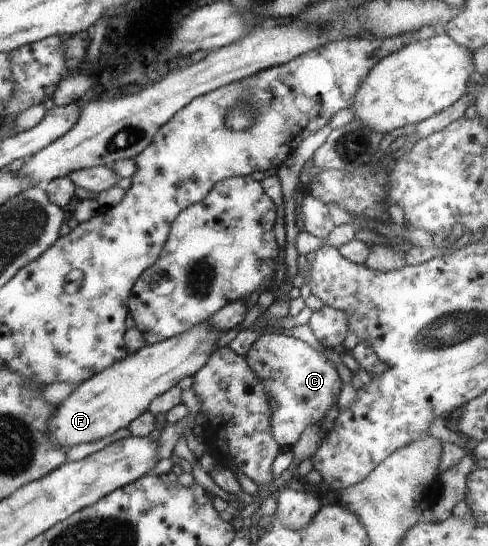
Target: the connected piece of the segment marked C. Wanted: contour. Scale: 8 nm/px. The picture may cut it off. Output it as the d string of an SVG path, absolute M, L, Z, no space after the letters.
M270 331L256 339L252 348L247 352L245 359L248 366L254 370L254 374L260 378L266 389L266 394L273 411L272 434L278 446L280 446L280 453L292 451L292 447L298 442L302 432L308 426L319 426L322 420L326 418L328 410L334 404L337 404L340 386L342 386L338 370L336 370L335 365L331 361L325 359L322 350L316 350L316 348L308 345L307 342L291 335Z

